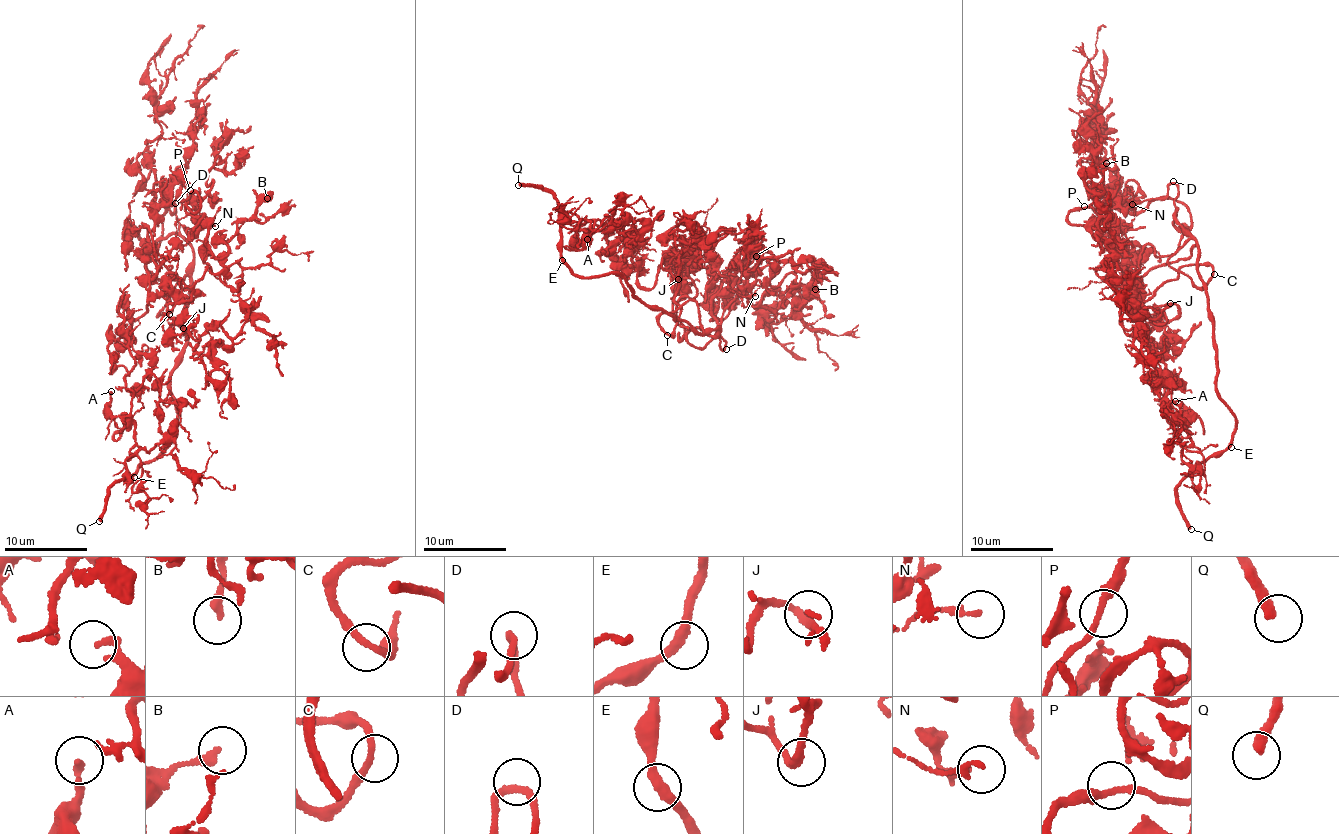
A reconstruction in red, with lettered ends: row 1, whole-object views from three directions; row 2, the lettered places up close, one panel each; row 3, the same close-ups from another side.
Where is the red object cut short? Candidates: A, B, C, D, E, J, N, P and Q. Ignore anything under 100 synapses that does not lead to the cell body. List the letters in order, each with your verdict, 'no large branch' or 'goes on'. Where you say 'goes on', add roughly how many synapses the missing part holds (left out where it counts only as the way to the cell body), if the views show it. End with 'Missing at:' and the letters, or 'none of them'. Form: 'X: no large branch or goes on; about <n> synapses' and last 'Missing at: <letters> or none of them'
A: no large branch
B: no large branch
C: no large branch
D: no large branch
E: no large branch
J: no large branch
N: no large branch
P: no large branch
Q: goes on
Missing at: Q

